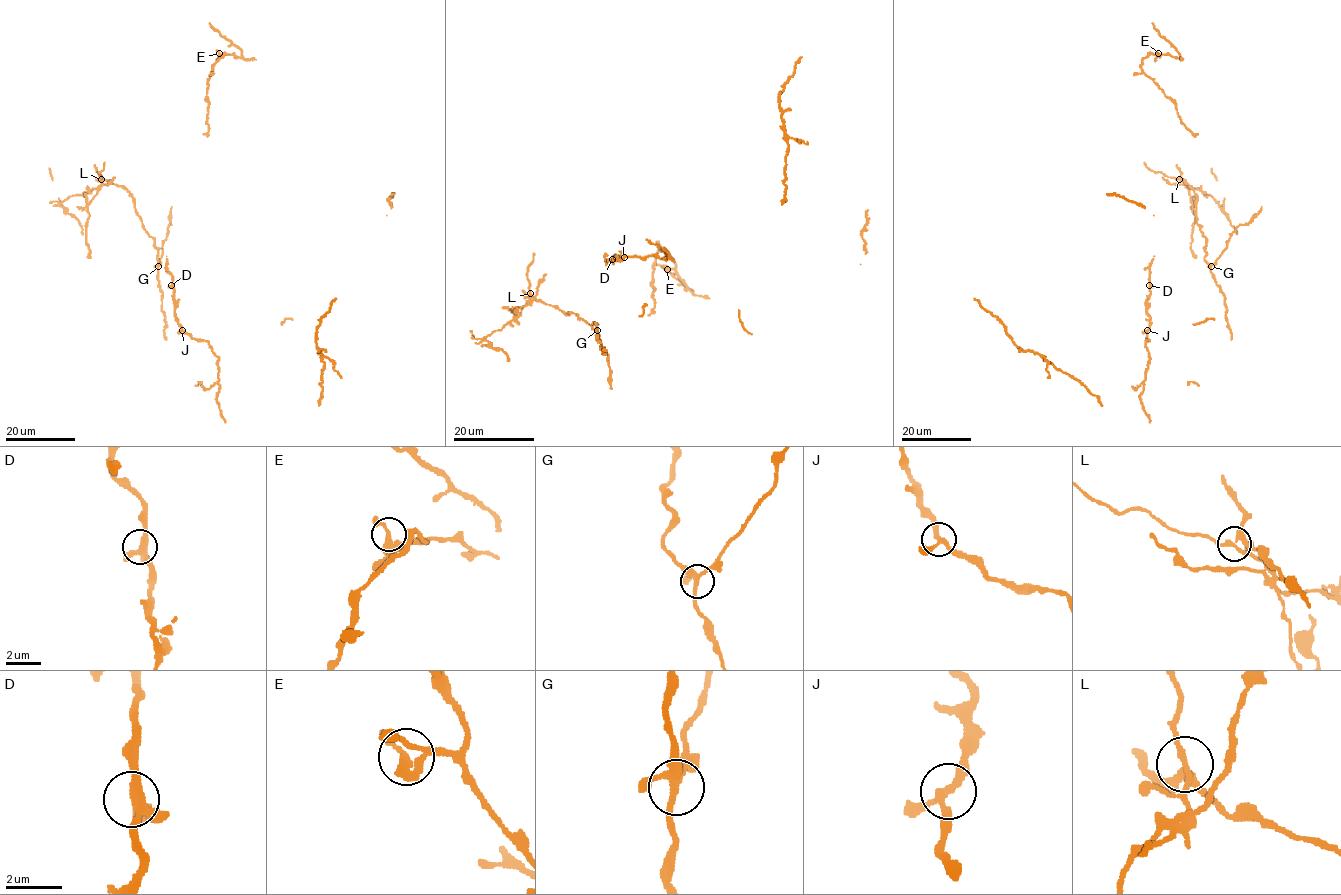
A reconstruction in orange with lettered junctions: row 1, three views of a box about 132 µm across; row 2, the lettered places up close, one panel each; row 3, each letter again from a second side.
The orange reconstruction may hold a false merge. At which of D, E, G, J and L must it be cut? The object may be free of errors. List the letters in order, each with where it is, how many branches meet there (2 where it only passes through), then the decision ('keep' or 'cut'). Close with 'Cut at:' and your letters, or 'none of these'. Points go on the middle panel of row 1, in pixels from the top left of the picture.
D: at (612, 259); 4 branches meet; keep
E: at (667, 269); 3 branches meet; keep
G: at (597, 330); 4 branches meet; keep
J: at (624, 257); 3 branches meet; keep
L: at (530, 293); 4 branches meet; cut
Cut at: L

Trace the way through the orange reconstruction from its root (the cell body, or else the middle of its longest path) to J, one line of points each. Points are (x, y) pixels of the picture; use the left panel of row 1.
J: (172, 285), (175, 315), (182, 330)

